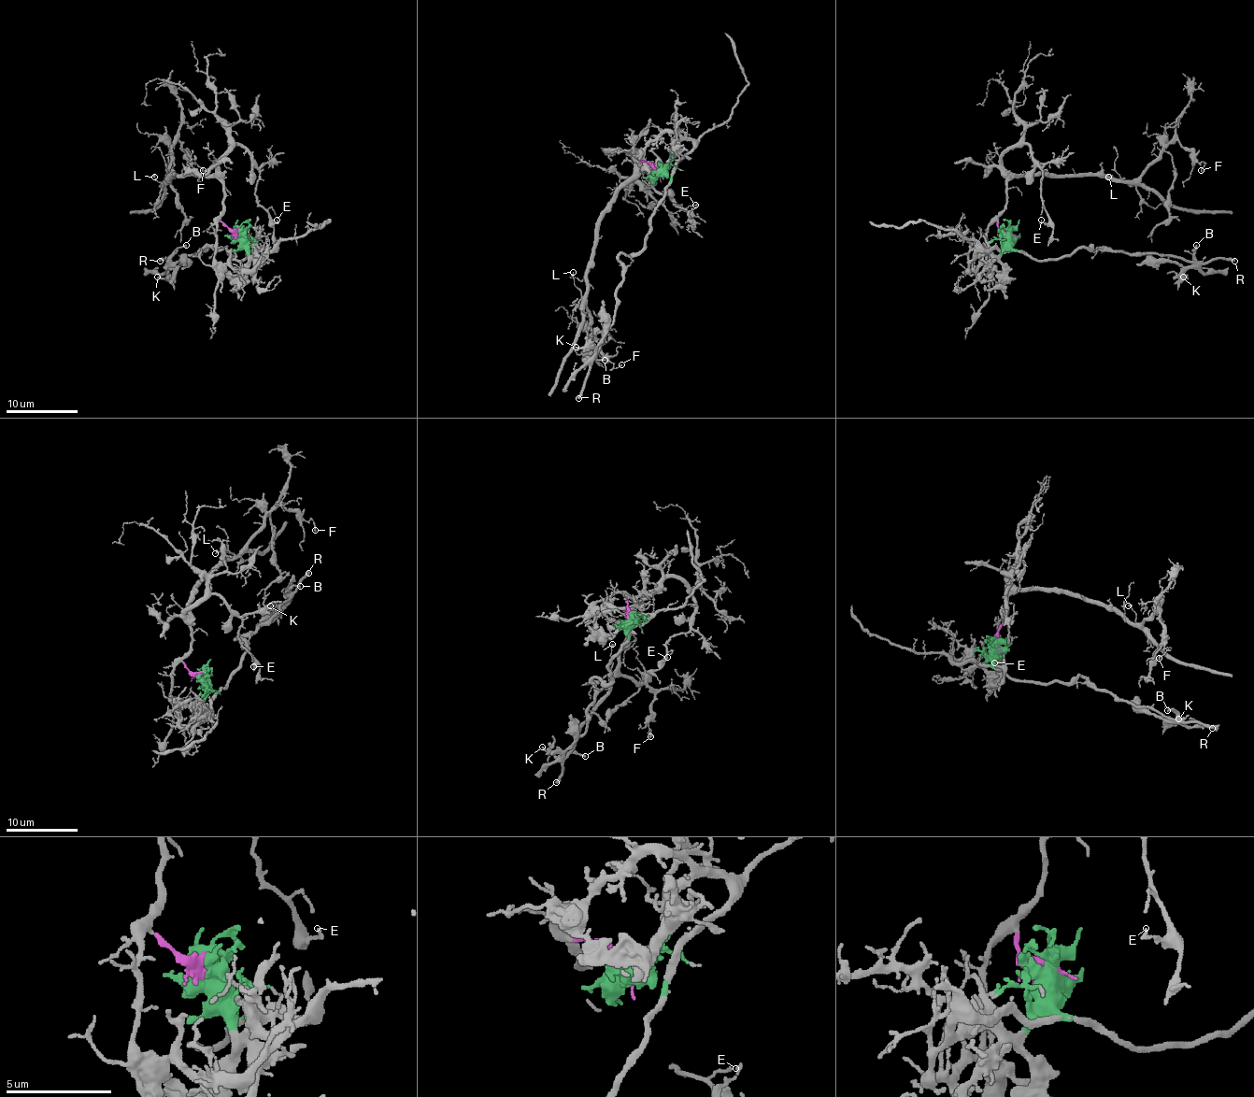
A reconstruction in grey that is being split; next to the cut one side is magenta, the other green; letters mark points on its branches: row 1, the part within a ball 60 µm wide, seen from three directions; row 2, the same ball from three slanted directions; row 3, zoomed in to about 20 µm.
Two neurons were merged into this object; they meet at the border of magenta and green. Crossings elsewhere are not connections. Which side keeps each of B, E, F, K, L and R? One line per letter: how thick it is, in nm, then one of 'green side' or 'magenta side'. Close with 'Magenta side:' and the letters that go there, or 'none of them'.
B: calibre 180 nm; green side
E: calibre 140 nm; magenta side
F: calibre 140 nm; magenta side
K: calibre 200 nm; green side
L: calibre 170 nm; magenta side
R: calibre 320 nm; green side
Magenta side: E, F, L

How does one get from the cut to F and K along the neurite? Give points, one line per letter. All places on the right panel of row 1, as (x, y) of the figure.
F: (1006, 234), (998, 220), (1012, 178), (1094, 175), (1136, 179), (1177, 140), (1204, 163), (1201, 171)
K: (1006, 234), (1016, 249), (1041, 261), (1082, 248), (1094, 253), (1098, 246), (1159, 253), (1182, 267), (1182, 277)

